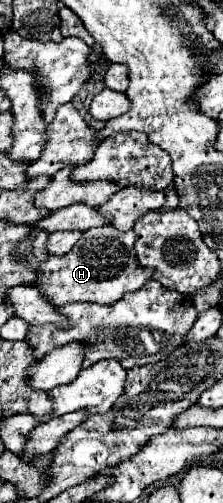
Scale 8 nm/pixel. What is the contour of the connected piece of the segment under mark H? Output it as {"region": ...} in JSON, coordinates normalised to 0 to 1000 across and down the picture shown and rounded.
{"region":[[[498,445],[399,453],[345,477],[327,497],[300,509],[220,509],[166,533],[166,557],[148,565],[175,581],[256,608],[309,600],[435,600],[435,604],[507,604],[552,584],[623,577],[659,557],[677,557],[686,537],[632,533],[596,497],[605,461],[543,461]]]}

